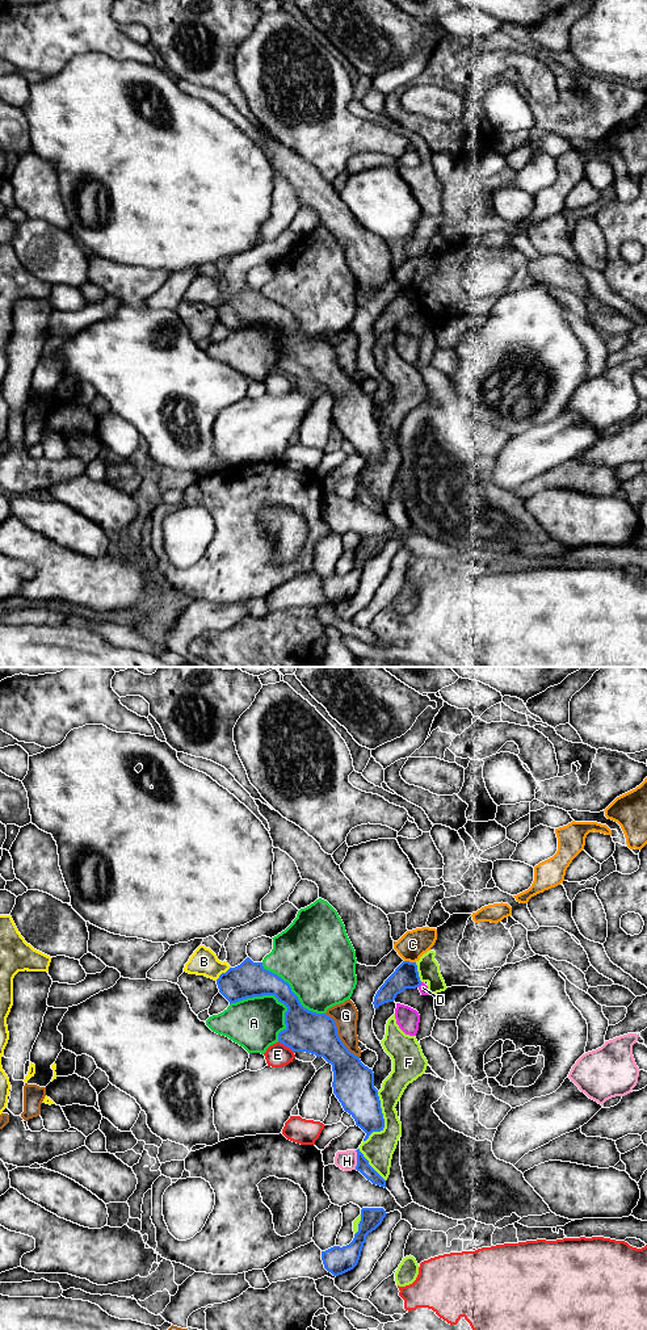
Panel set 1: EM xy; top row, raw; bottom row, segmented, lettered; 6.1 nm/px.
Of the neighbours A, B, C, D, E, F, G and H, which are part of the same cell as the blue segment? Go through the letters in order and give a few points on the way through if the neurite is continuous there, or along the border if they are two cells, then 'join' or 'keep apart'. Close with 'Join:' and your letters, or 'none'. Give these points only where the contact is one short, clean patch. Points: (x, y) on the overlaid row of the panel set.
A: keep apart
B: border xy (230, 966), (215, 980); keep apart
C: border xy (404, 960), (415, 963); keep apart
D: keep apart
E: keep apart
F: keep apart
G: keep apart
H: keep apart
Join: none

